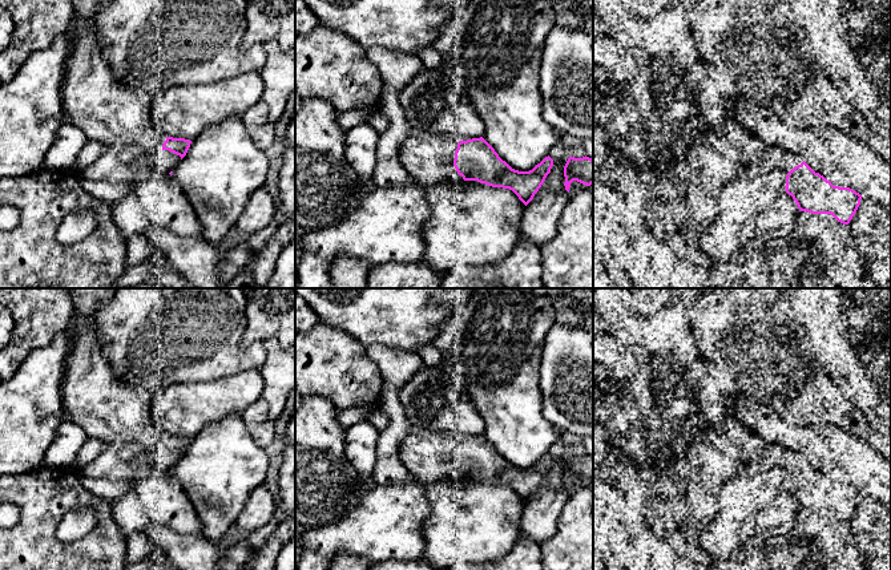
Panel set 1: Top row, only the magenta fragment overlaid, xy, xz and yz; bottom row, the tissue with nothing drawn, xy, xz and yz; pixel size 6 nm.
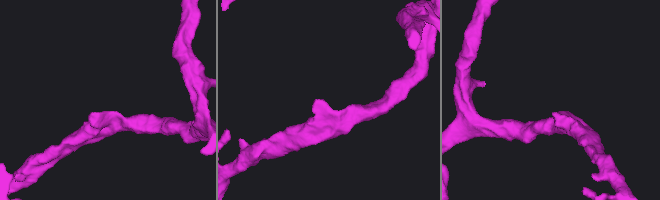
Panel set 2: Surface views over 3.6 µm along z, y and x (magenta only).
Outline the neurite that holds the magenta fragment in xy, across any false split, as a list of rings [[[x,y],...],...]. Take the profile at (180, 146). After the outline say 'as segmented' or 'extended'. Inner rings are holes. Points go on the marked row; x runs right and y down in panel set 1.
[[[72,0],[74,7],[73,25],[69,31],[72,37],[70,53],[66,61],[65,80],[63,85],[63,106],[66,120],[74,124],[88,140],[106,146],[106,151],[92,165],[82,170],[86,179],[101,182],[144,181],[149,170],[136,167],[140,157],[156,154],[161,149],[181,157],[186,155],[191,141],[185,138],[165,137],[152,120],[152,105],[156,94],[142,89],[121,84],[116,80],[110,64],[104,58],[96,37],[96,15],[110,0]]]; extended

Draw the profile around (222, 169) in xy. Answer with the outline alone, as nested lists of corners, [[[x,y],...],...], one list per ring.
[[[241,116],[207,126],[195,138],[172,178],[181,186],[191,203],[203,230],[203,239],[217,246],[235,226],[250,197],[266,181],[269,159],[251,141]]]

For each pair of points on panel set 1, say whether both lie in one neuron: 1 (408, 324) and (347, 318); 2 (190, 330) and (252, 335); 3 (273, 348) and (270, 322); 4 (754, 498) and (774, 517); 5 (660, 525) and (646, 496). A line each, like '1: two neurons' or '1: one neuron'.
1: one neuron
2: two neurons
3: two neurons
4: two neurons
5: one neuron

